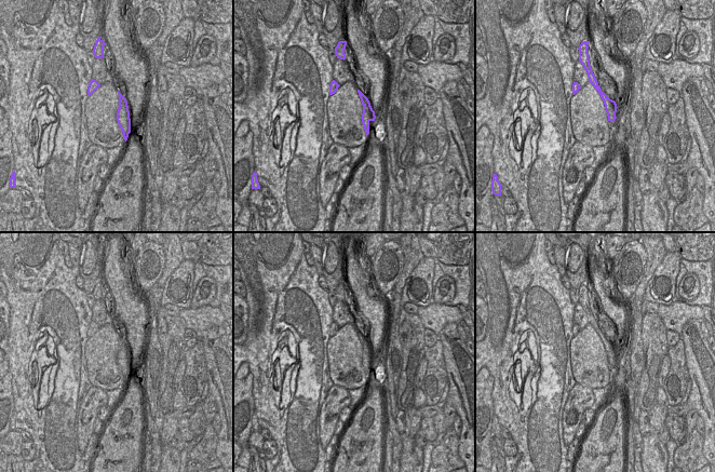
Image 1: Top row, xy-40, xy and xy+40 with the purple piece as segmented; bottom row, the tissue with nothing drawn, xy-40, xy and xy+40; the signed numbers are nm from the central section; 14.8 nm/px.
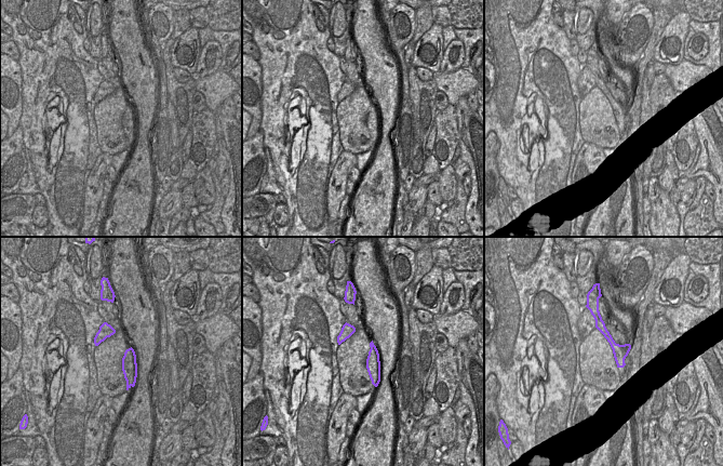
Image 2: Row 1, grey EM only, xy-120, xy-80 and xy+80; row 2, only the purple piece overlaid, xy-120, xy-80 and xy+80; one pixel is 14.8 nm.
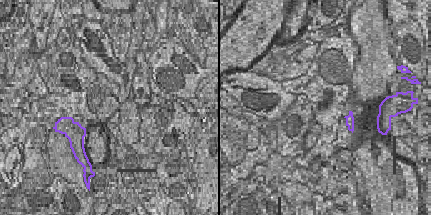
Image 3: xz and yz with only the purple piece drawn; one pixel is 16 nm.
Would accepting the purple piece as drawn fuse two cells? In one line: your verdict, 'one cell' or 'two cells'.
two cells

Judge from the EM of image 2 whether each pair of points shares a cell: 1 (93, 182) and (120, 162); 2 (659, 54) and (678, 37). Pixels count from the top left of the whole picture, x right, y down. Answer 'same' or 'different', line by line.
1: different
2: same

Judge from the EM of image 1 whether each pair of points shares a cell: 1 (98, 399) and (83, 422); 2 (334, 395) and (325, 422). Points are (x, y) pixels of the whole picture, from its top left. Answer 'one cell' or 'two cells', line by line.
1: one cell
2: one cell

